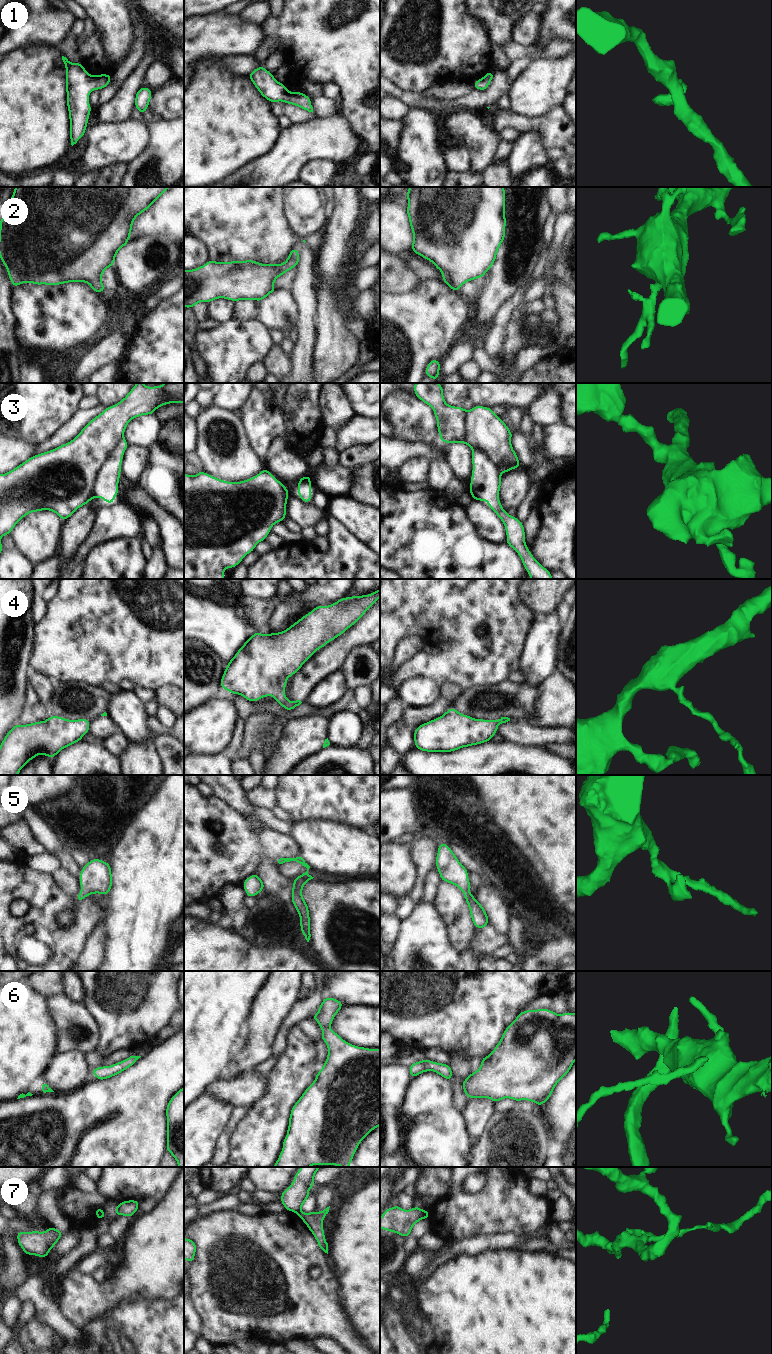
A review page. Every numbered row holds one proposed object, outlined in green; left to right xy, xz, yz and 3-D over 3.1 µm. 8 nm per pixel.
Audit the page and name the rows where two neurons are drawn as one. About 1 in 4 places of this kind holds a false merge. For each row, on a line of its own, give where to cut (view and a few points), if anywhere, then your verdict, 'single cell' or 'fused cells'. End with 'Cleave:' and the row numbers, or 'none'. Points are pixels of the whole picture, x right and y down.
1: cut none; single cell
2: cut none; single cell
3: cut none; single cell
4: cut none; single cell
5: cut none; single cell
6: cut none; single cell
7: cut xz (299, 1210), (296, 1213); fused cells
Cleave: 7

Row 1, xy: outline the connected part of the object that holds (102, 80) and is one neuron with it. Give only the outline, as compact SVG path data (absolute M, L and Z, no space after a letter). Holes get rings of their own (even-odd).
M62 56L66 68L66 93L67 108L70 120L70 141L71 145L84 136L92 107L89 105L89 94L98 89L99 91L110 84L111 74L100 74L91 76L79 62L71 63L66 57Z

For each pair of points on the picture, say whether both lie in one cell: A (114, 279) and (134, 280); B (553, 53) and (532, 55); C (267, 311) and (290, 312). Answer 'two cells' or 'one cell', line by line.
A: two cells
B: one cell
C: one cell

